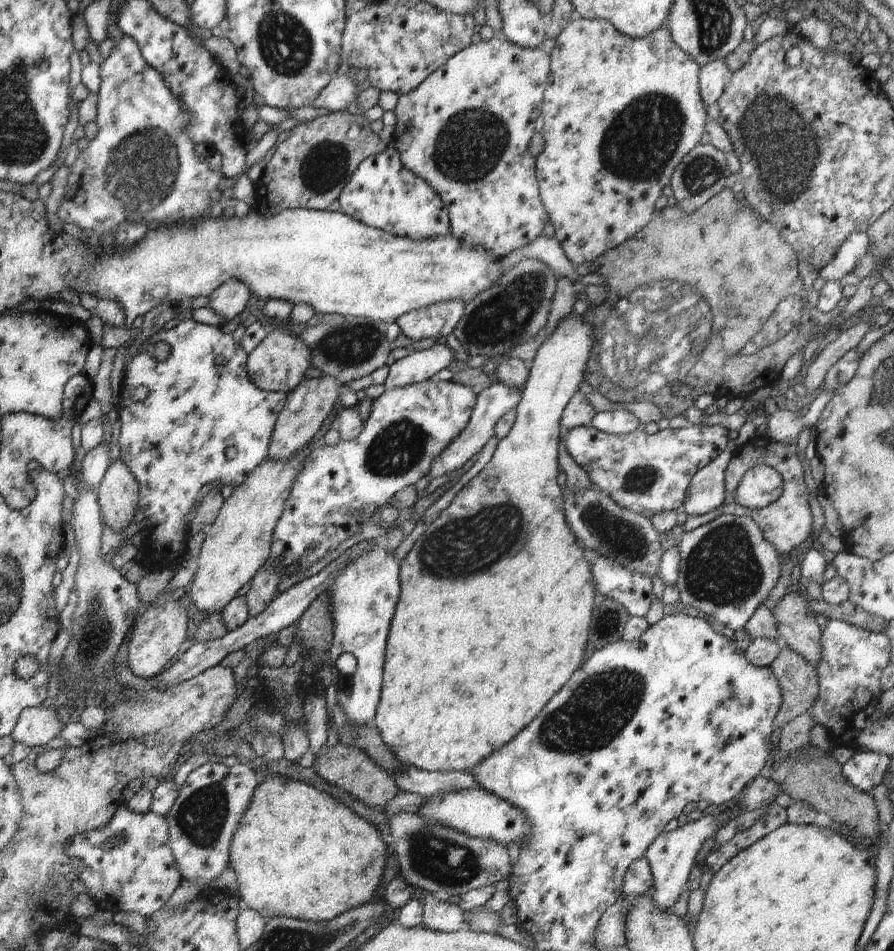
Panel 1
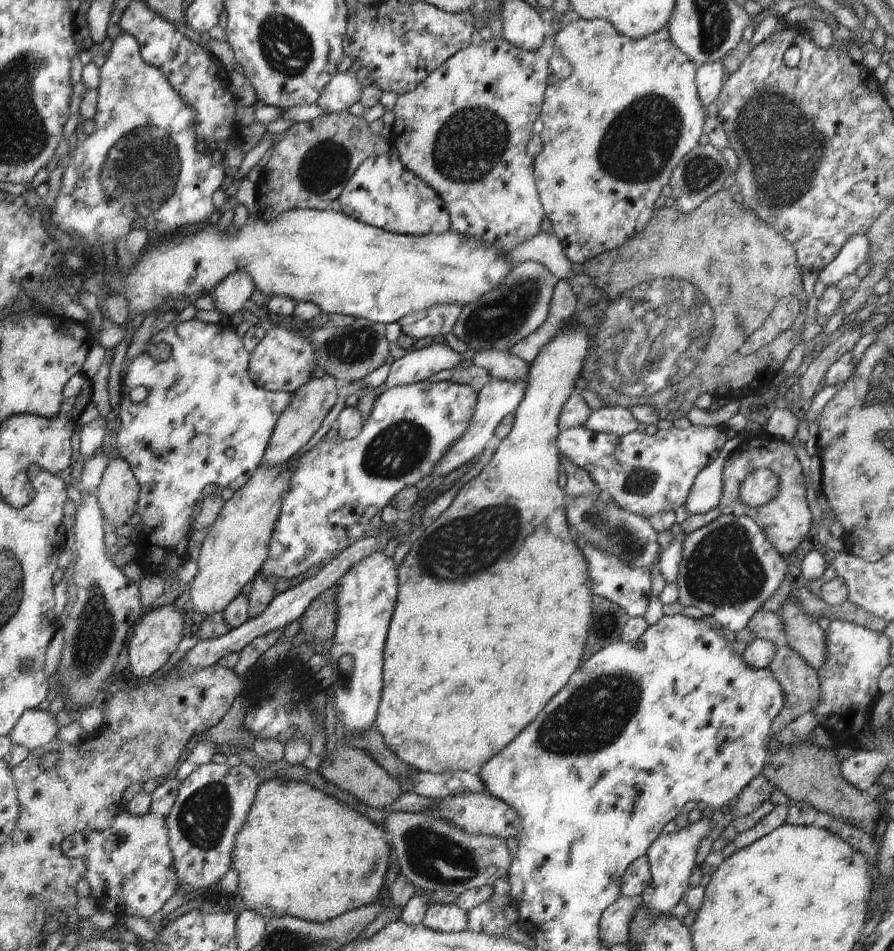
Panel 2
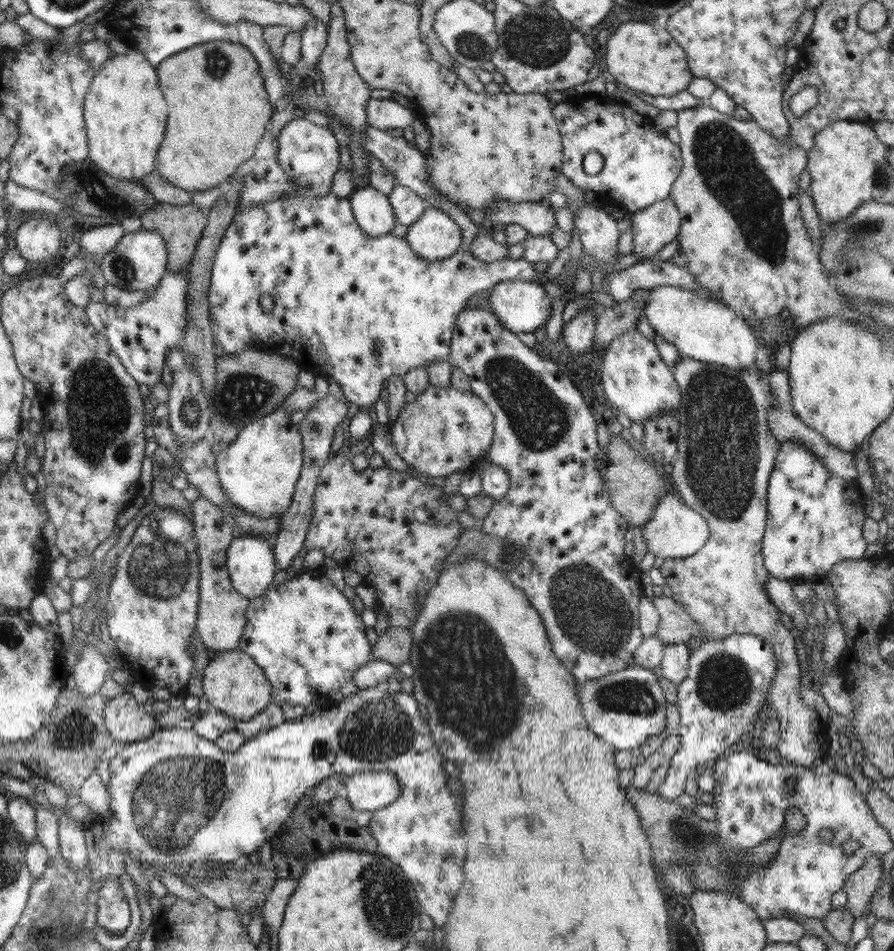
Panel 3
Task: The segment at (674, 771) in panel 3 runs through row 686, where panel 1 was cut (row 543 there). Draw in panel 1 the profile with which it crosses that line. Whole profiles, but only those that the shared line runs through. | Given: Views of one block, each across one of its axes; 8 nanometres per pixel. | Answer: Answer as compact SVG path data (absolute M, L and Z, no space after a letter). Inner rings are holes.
M720 515L708 524L686 531L678 538L677 547L681 559L675 585L680 602L702 610L711 620L718 620L734 631L745 628L754 611L769 597L784 565L750 517Z

